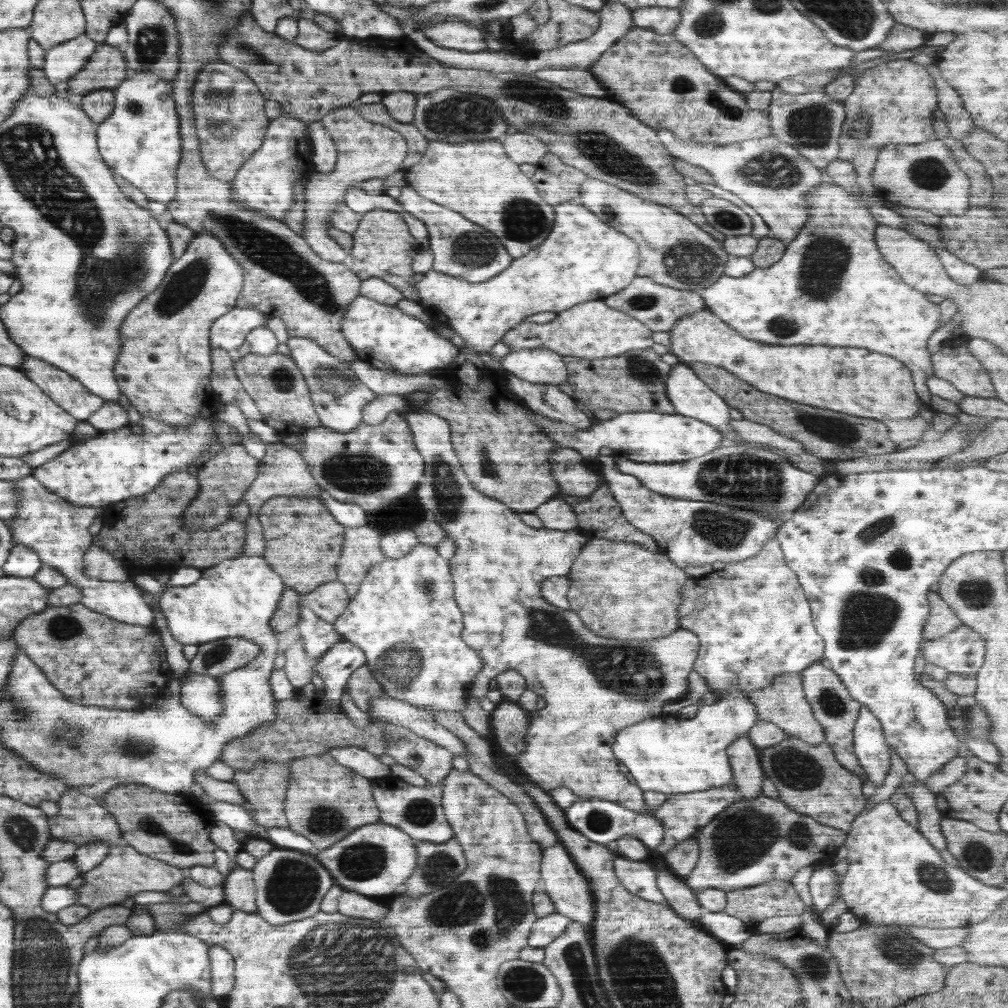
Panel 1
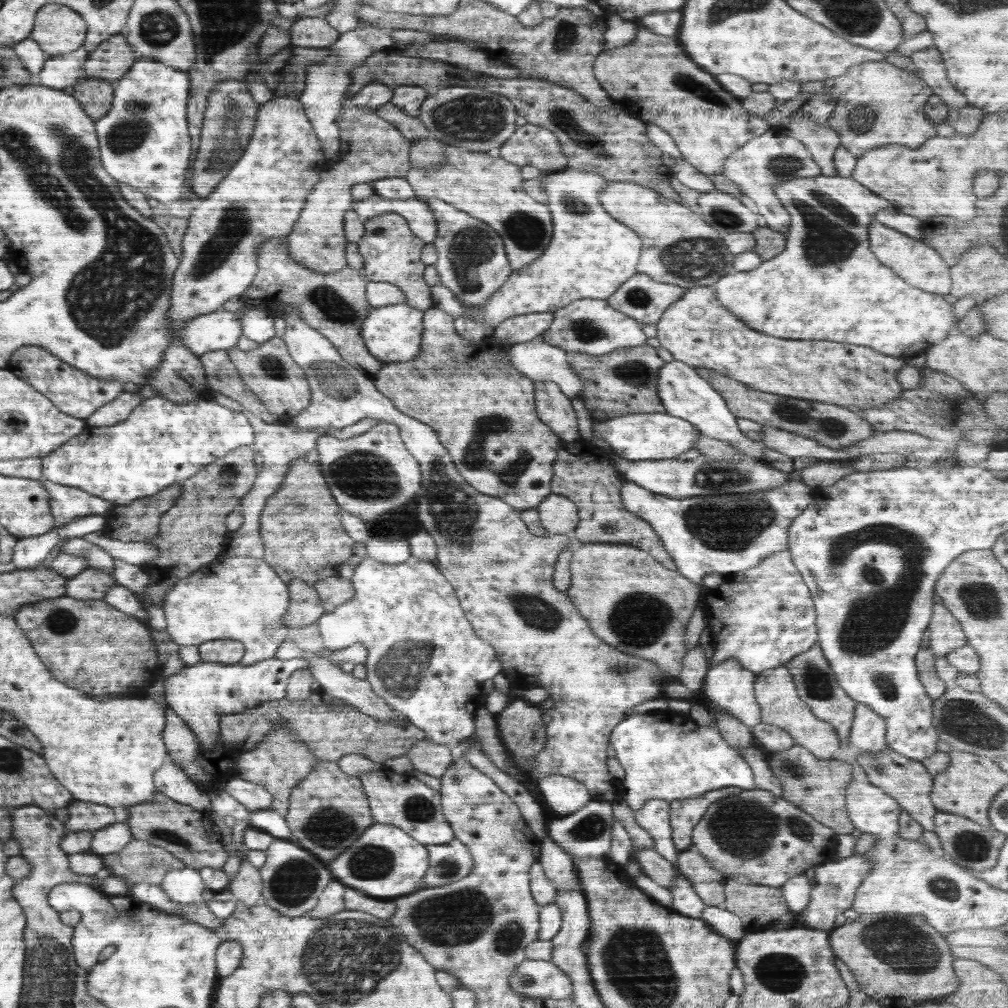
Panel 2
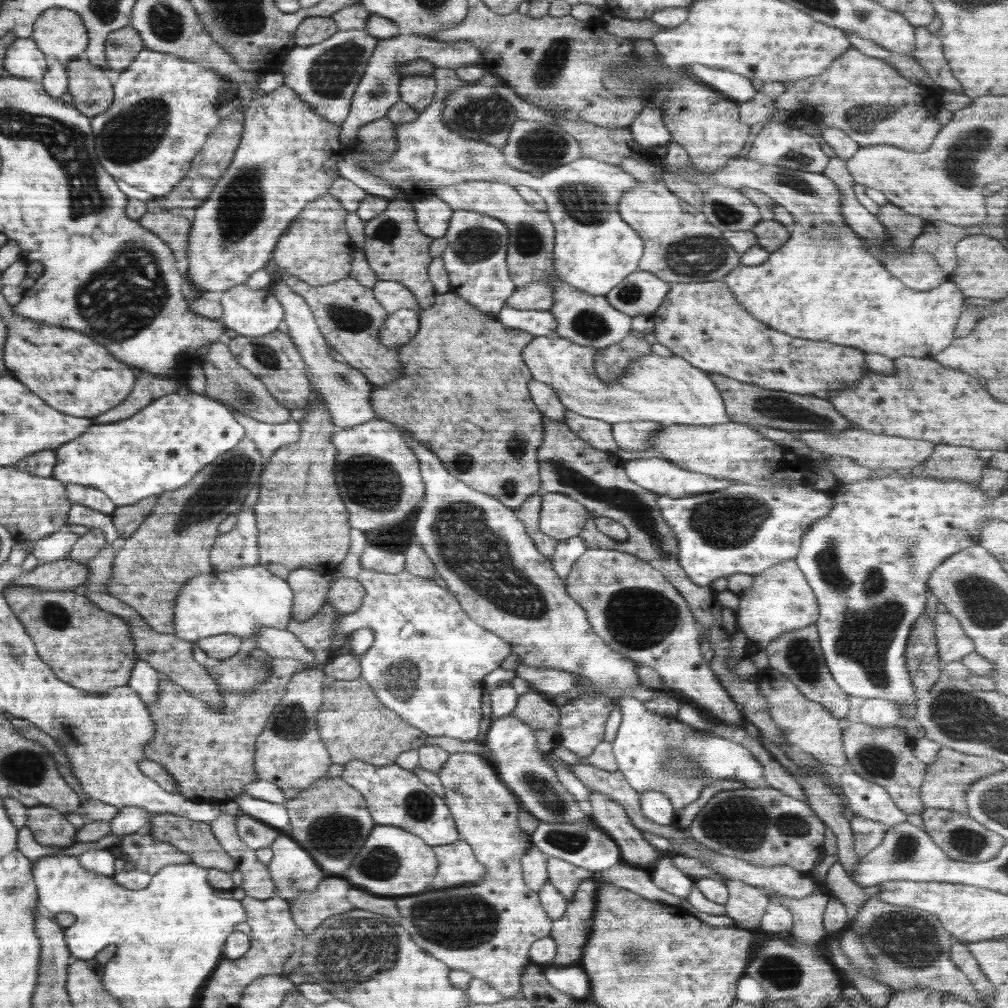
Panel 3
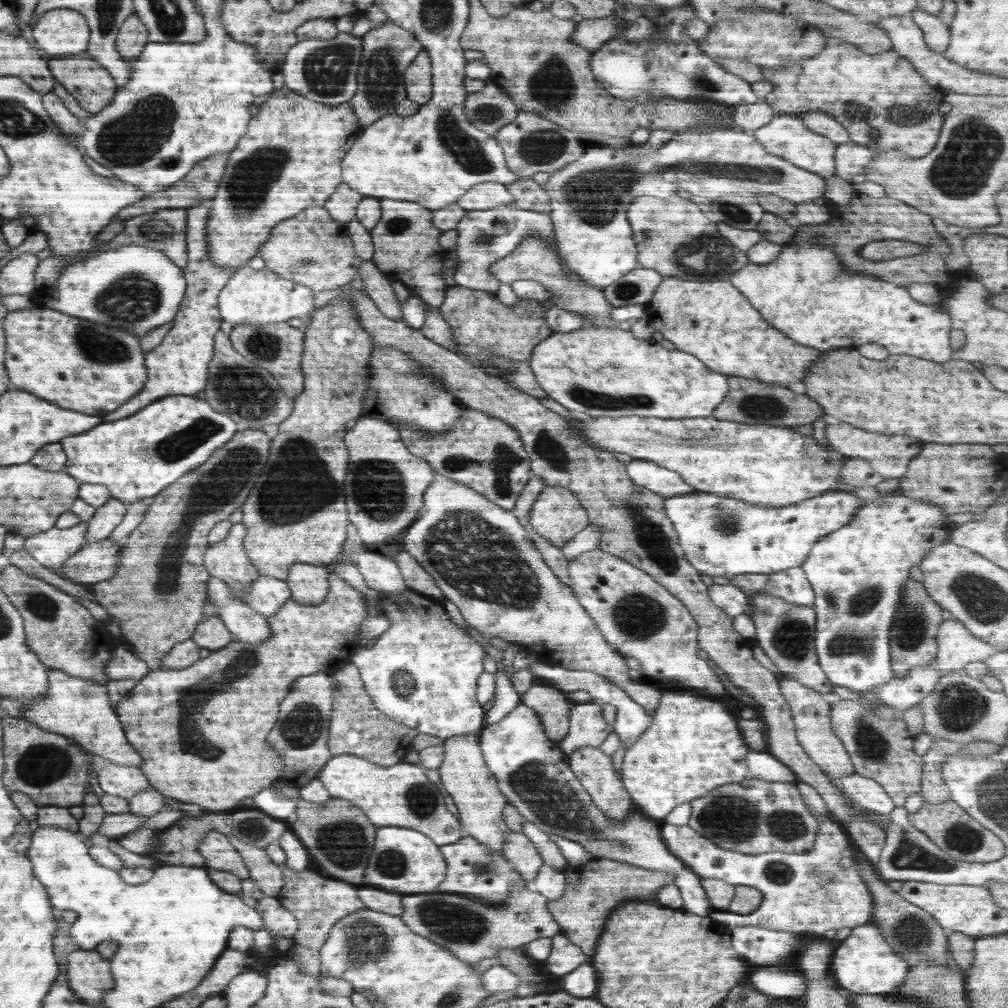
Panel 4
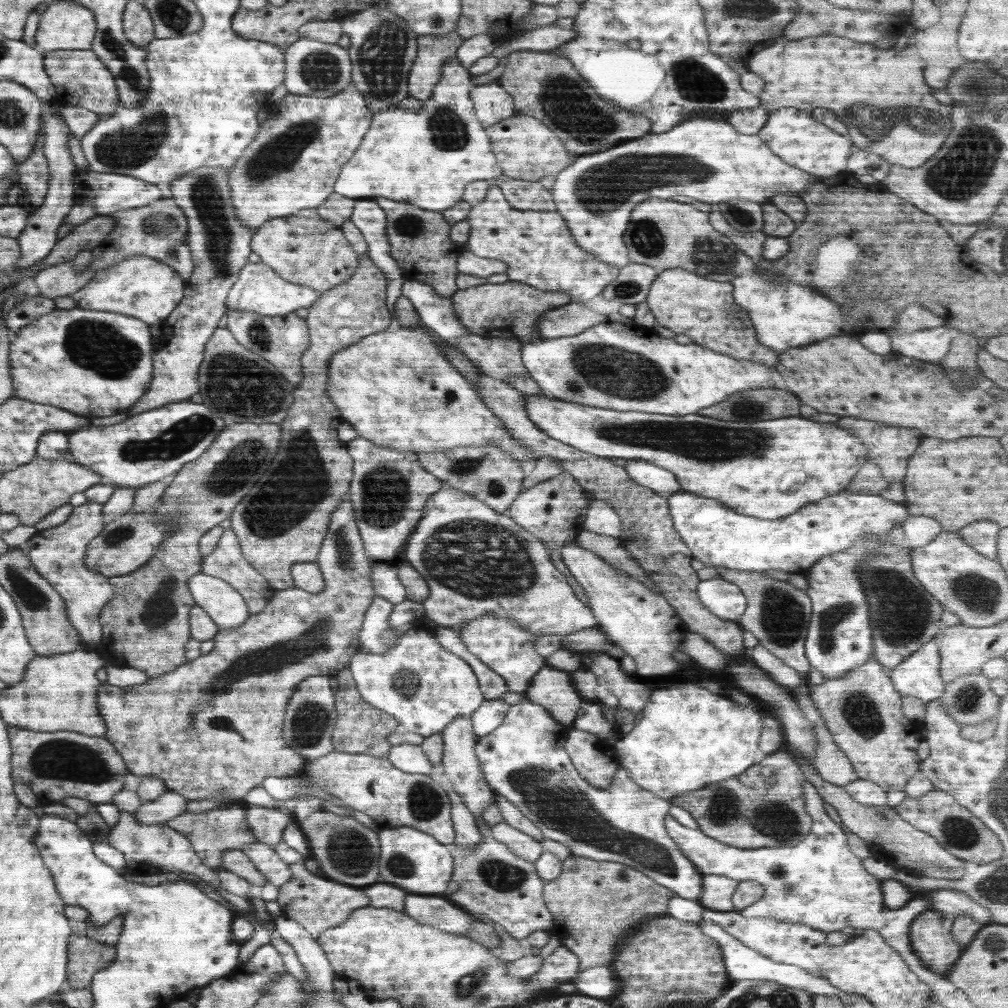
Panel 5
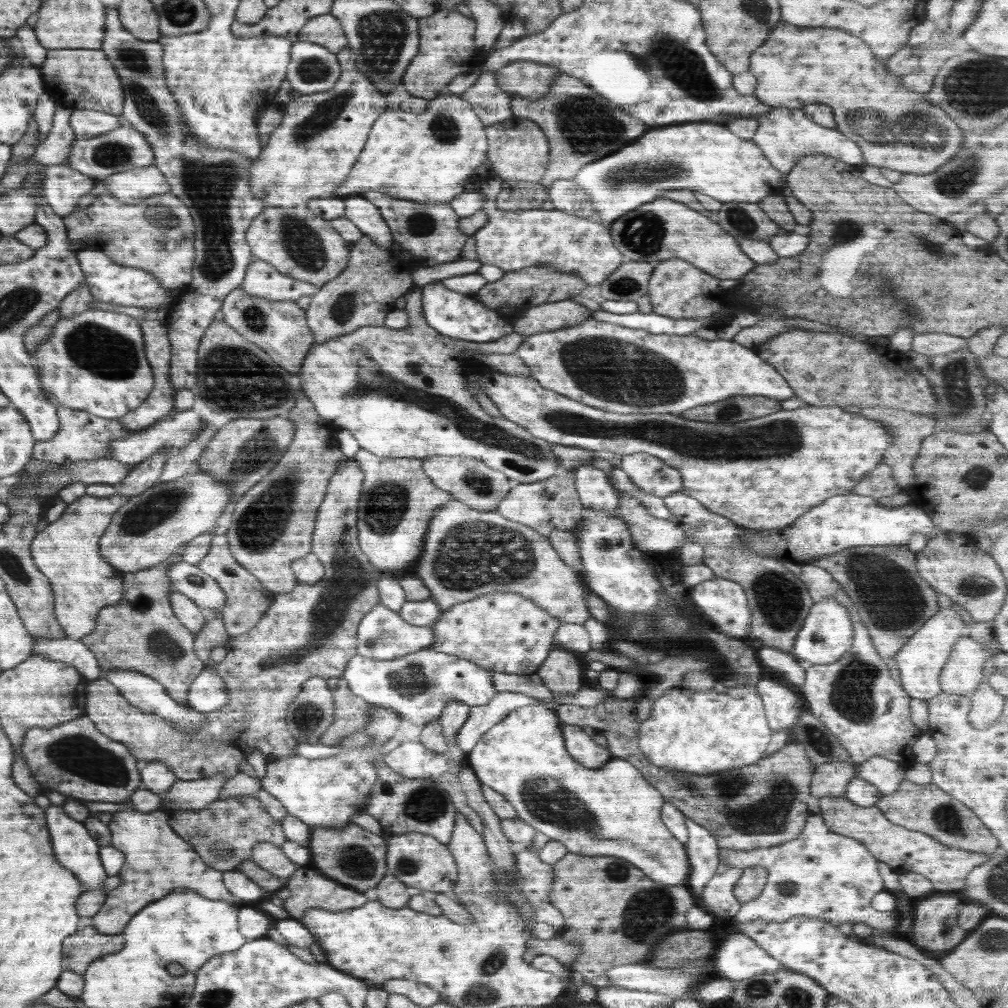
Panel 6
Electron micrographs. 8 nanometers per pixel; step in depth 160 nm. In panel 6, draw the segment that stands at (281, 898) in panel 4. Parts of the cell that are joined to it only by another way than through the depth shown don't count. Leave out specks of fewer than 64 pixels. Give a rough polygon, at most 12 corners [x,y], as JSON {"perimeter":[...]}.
{"perimeter":[[298,865],[286,880],[288,917],[343,911],[376,898]]}

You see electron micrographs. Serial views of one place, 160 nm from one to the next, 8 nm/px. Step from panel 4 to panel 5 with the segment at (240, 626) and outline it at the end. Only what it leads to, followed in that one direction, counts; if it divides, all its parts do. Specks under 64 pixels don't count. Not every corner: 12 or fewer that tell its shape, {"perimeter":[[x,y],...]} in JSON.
{"perimeter":[[200,571],[187,580],[195,604],[221,629],[249,617],[242,595]]}

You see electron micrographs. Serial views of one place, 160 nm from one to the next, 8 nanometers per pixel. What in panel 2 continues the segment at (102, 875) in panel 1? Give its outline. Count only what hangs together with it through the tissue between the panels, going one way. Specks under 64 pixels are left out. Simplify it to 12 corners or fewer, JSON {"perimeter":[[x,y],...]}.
{"perimeter":[[136,838],[104,855],[121,884],[158,885],[185,867],[170,851]]}

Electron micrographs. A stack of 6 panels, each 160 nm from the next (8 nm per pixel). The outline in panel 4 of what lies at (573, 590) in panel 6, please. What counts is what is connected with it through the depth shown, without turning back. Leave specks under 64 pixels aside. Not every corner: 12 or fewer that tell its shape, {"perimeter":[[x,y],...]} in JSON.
{"perimeter":[[435,472],[404,550],[476,635],[598,674],[646,712],[512,511]]}

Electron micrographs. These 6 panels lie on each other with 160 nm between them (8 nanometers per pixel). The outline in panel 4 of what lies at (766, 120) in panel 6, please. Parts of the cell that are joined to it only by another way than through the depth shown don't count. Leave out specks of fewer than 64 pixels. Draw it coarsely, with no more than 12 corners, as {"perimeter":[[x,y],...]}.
{"perimeter":[[778,113],[752,132],[766,153],[826,180],[837,147]]}

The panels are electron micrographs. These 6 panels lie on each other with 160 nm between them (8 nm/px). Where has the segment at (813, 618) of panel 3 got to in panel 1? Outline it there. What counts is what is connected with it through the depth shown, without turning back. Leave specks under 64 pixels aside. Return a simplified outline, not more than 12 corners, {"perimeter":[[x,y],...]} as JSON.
{"perimeter":[[773,536],[689,577],[693,670],[746,696],[823,659]]}

